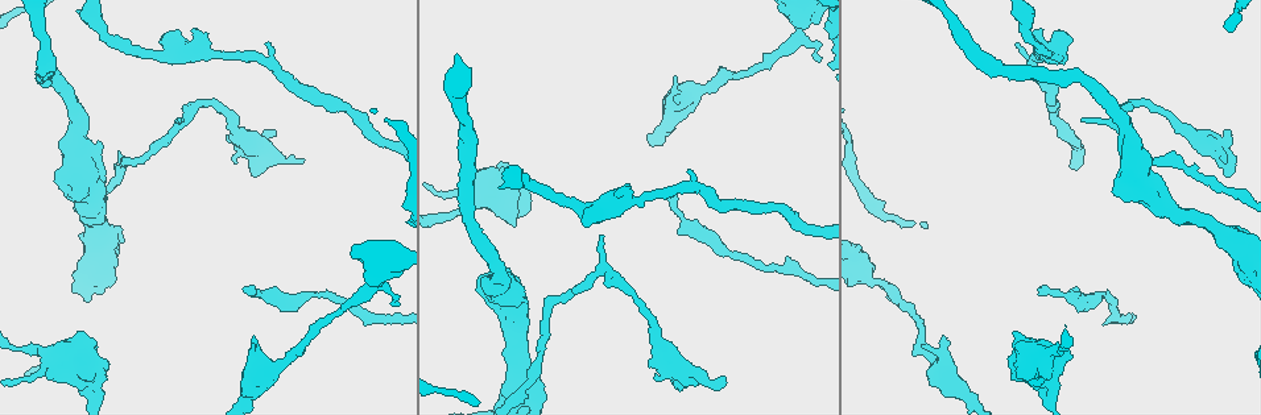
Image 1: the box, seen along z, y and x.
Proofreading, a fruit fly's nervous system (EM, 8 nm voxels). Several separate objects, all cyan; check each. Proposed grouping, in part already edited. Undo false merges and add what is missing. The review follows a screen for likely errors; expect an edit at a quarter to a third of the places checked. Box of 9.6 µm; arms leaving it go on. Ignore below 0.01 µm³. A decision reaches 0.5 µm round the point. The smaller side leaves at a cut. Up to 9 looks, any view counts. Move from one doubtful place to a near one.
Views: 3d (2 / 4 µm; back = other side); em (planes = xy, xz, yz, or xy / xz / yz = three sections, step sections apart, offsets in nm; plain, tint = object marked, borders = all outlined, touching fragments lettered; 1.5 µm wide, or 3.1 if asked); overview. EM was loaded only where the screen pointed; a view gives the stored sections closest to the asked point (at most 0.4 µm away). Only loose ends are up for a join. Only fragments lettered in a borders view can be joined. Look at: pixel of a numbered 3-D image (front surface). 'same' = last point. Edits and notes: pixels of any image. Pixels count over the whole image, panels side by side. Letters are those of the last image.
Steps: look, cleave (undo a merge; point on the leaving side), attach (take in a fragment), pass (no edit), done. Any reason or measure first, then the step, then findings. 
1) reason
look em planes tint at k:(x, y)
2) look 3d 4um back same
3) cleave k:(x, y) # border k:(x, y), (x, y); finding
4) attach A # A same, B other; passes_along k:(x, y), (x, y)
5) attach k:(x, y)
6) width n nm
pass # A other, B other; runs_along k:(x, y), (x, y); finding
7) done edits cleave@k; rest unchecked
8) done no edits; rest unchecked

an open end
look em planes borders at 1:(245, 291)

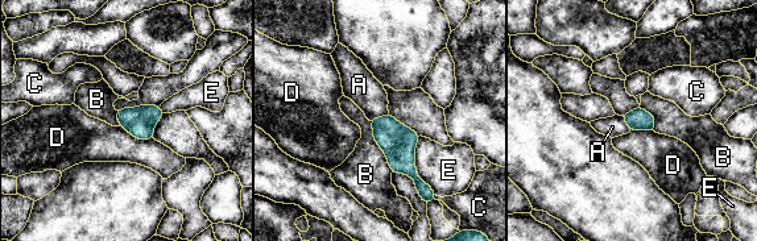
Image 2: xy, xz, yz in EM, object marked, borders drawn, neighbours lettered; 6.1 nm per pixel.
longest_contact E 380 nm
attach A # A same, B other, C other, D other, E other; passes_along 2:(397, 141), (379, 117), (359, 84); the neuron continues

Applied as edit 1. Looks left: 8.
an open end
look em xy step 4 tint at 1:(300, 162)

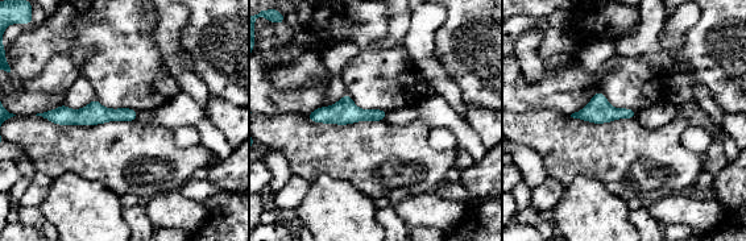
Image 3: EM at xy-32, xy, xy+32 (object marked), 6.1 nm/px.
look em planes borders same

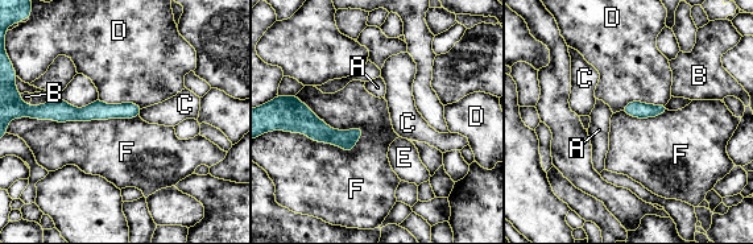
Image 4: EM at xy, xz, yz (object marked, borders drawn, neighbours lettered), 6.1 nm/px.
pass # A other, B other, C other, D other, E other, F other; no lettered fragment goes on from it

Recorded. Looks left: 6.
an open end
look 3d 4um at 1:(266, 45)

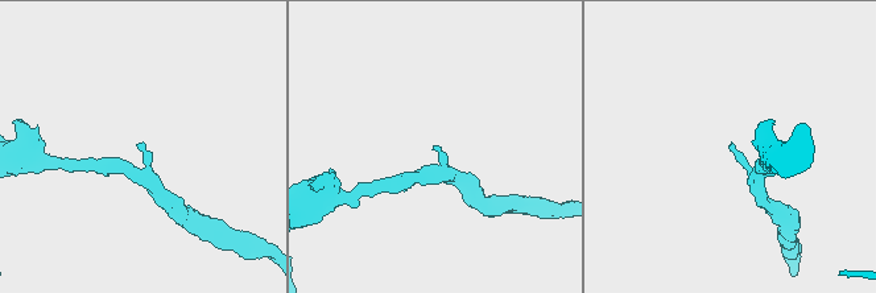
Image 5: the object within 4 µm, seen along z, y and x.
arm_widths 200, 220 nm
look em planes borders at 5:(433, 146)

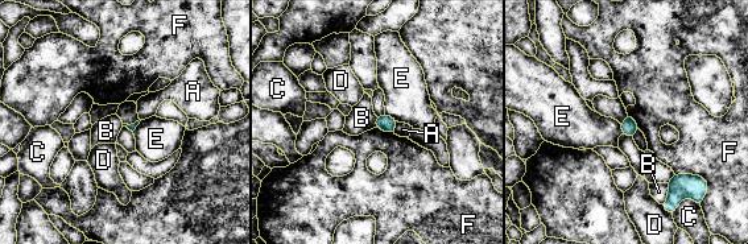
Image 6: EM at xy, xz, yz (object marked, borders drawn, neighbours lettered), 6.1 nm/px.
pass # A other, B other, C other, D other, E other, F other; border 6:(668, 183), (668, 198), (662, 205); none of them fits

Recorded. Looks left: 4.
done edits attach@2; rest unchecked

